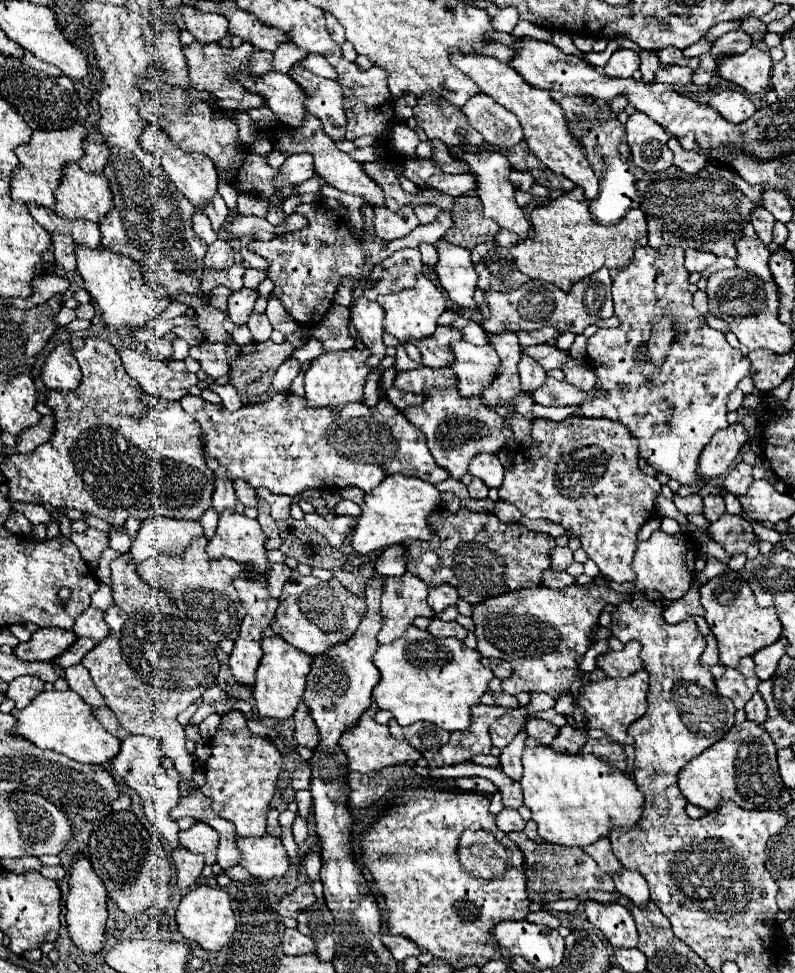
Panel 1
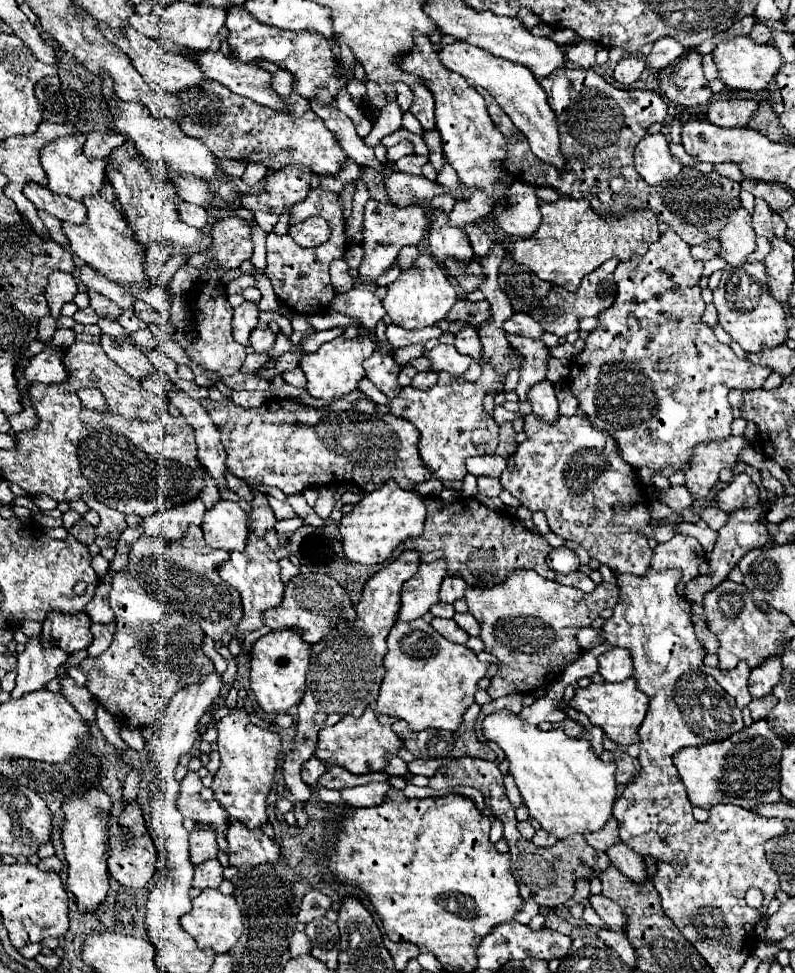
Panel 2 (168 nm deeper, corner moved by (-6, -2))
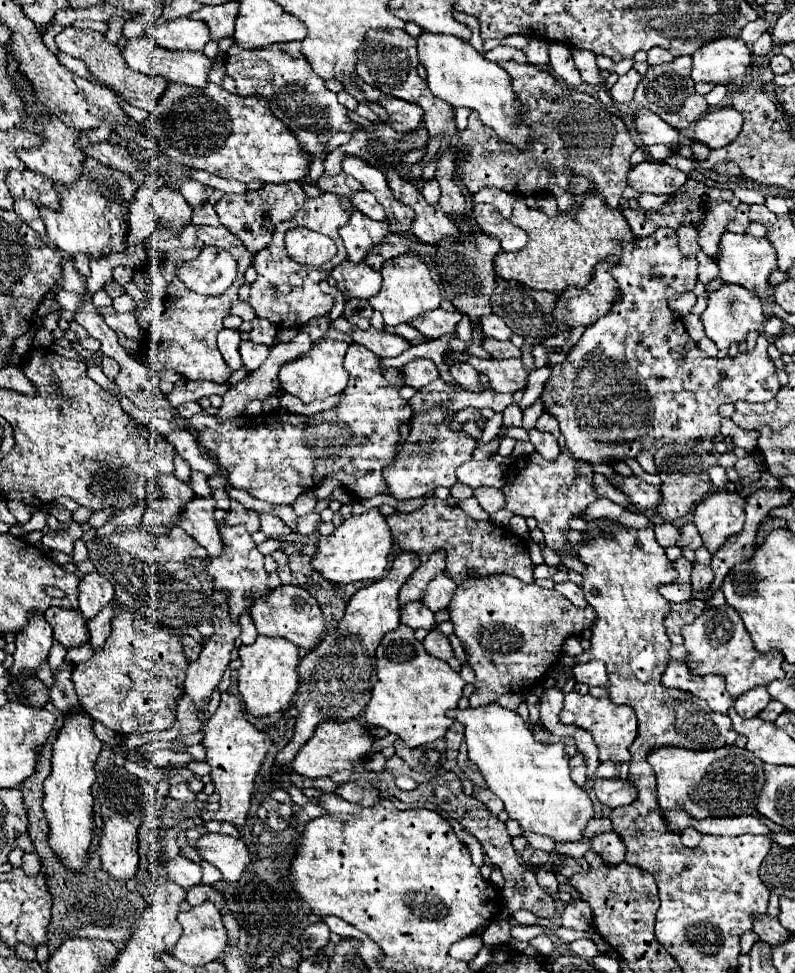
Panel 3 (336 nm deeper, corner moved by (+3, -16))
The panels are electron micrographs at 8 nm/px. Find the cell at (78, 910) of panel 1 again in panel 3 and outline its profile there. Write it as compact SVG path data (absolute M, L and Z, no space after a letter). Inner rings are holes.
M72 708L70 718L58 732L52 744L52 772L44 780L44 812L50 824L50 846L58 858L72 870L84 868L88 862L88 848L94 830L92 794L90 788L96 780L94 762L102 750L102 742L92 730L92 718L84 710Z

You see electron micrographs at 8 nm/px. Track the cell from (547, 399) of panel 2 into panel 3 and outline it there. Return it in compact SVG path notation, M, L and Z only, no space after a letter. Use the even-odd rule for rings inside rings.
M532 428L530 442L534 444L536 452L540 452L540 456L544 456L544 460L556 460L556 456L560 454L560 448L558 448L554 436L548 432L540 432L540 430Z

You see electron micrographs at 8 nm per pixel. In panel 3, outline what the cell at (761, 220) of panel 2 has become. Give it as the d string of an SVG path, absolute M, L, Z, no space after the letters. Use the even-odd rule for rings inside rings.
M740 204L736 208L736 218L728 222L728 230L736 232L736 234L744 234L746 228L748 228L748 224L750 224L750 220L748 220L748 206Z

